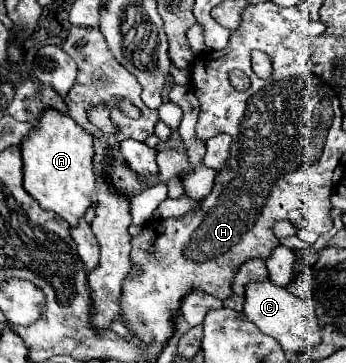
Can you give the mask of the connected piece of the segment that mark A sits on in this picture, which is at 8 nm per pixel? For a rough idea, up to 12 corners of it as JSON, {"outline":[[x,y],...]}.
{"outline":[[45,108],[23,138],[25,190],[75,226],[97,188],[93,136]]}

